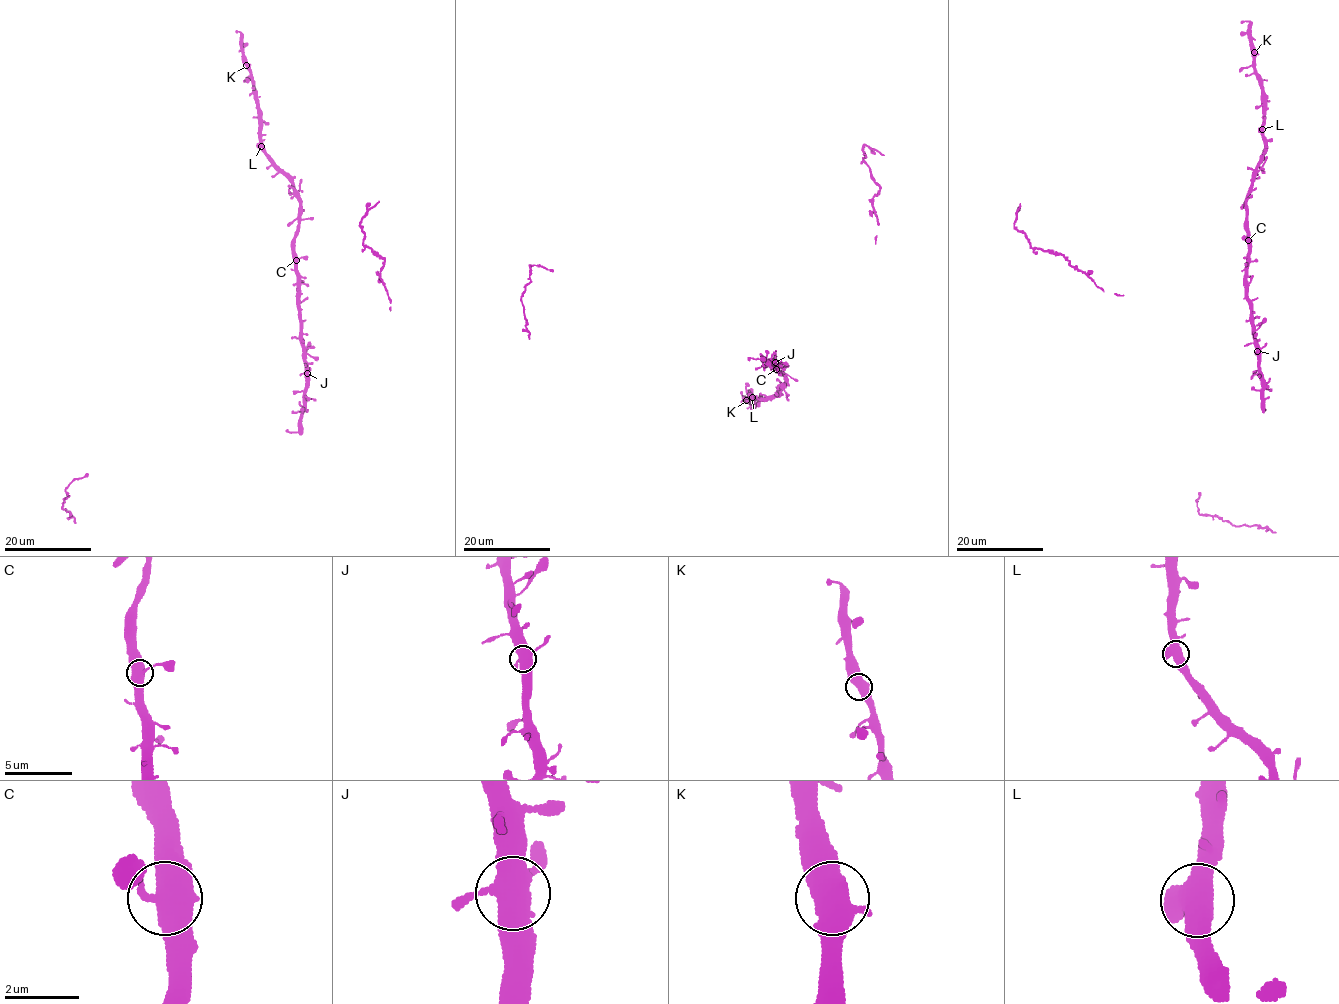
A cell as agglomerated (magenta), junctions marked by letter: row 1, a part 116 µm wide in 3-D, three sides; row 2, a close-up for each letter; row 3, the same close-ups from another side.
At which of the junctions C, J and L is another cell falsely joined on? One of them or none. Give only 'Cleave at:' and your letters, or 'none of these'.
Cleave at: none of these

